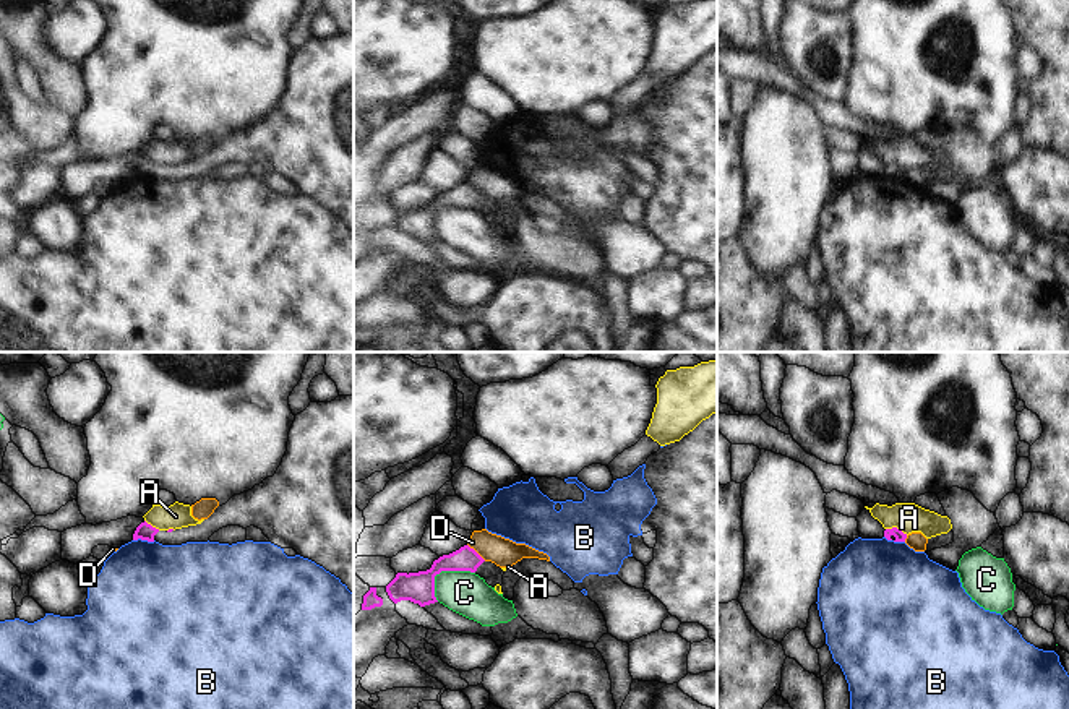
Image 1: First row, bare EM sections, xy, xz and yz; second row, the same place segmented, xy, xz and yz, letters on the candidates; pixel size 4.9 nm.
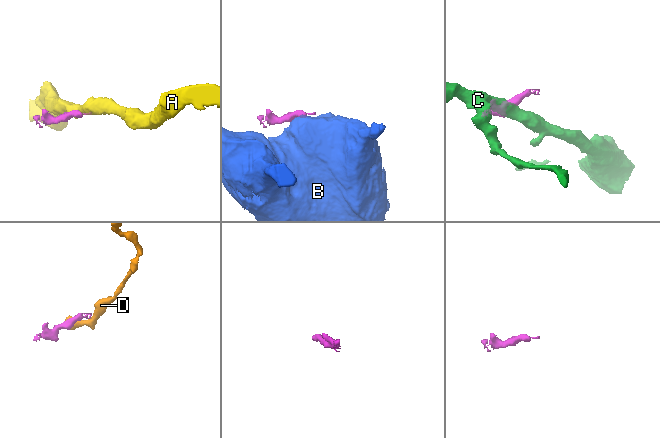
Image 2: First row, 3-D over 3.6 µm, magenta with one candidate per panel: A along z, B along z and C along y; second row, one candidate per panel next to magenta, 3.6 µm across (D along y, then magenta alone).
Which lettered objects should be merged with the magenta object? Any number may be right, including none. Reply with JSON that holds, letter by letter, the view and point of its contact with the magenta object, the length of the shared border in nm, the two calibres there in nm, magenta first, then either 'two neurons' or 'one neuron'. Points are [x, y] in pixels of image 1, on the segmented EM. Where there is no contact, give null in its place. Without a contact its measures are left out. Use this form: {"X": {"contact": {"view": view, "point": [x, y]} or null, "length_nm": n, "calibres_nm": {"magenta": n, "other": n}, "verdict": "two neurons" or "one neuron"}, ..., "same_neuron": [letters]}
{"A": {"contact": {"view": "yz", "point": [896, 528]}, "length_nm": 120, "calibres_nm": {"magenta": 50, "other": 150}, "verdict": "two neurons"}, "B": {"contact": {"view": "xy", "point": [145, 539]}, "length_nm": 110, "calibres_nm": {"magenta": 90, "other": 480}, "verdict": "two neurons"}, "C": {"contact": {"view": "xz", "point": [443, 570]}, "length_nm": 240, "calibres_nm": {"magenta": 160, "other": 220}, "verdict": "two neurons"}, "D": {"contact": {"view": "xz", "point": [476, 552]}, "length_nm": 130, "calibres_nm": {"magenta": 120, "other": 140}, "verdict": "two neurons"}, "same_neuron": []}

